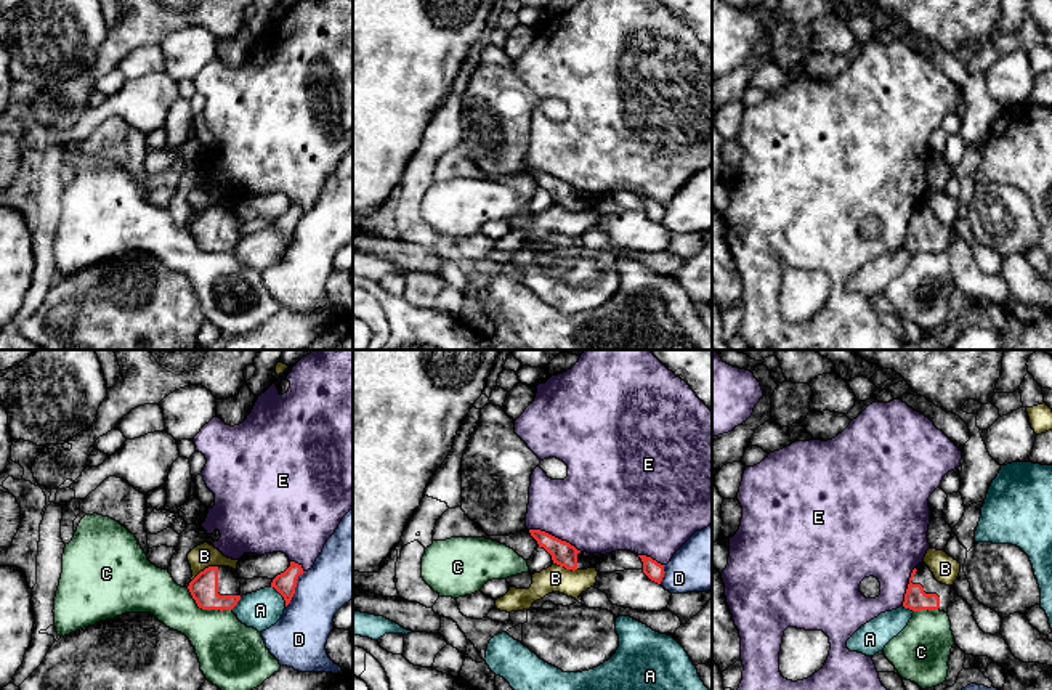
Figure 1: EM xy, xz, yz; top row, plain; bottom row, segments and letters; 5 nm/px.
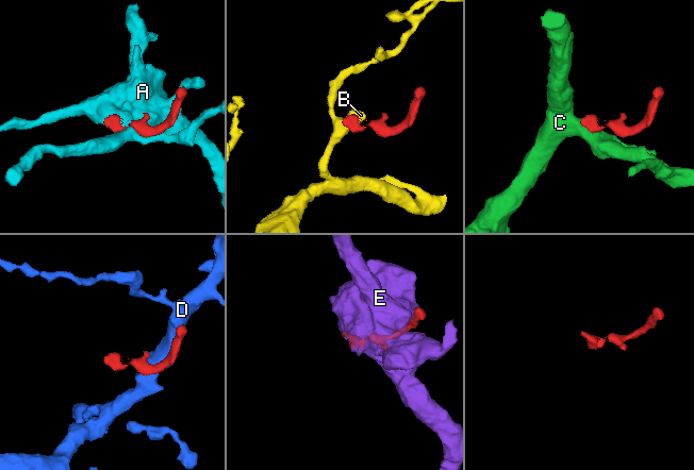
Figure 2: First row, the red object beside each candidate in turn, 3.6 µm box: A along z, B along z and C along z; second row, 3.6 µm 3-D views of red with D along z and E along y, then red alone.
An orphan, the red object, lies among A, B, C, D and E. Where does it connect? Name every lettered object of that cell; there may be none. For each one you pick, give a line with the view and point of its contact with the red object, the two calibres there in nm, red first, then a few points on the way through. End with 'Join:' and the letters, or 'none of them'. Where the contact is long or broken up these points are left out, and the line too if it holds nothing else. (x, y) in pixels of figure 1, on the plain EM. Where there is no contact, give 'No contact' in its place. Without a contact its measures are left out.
Join: none of them

